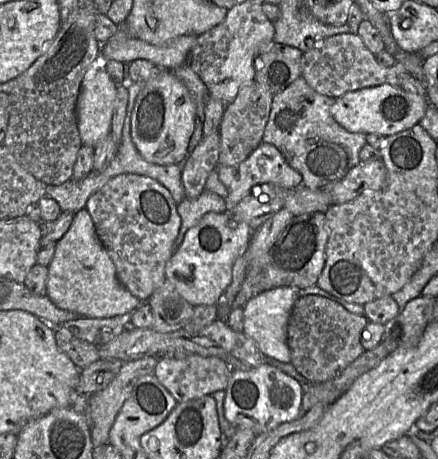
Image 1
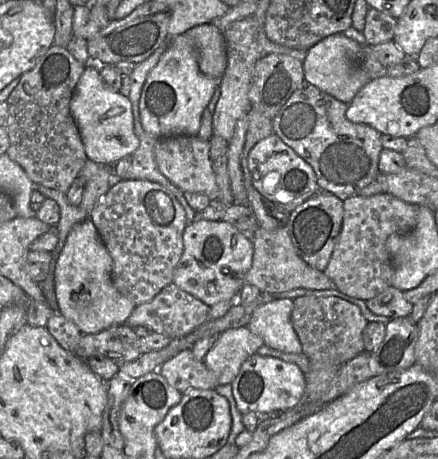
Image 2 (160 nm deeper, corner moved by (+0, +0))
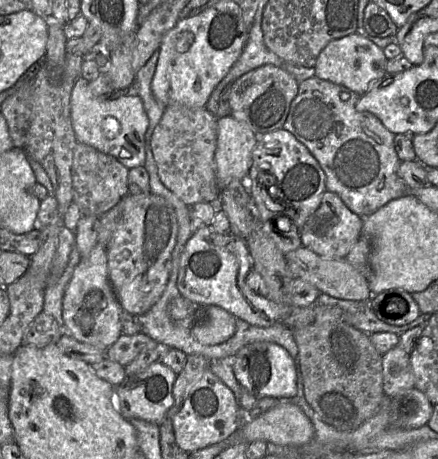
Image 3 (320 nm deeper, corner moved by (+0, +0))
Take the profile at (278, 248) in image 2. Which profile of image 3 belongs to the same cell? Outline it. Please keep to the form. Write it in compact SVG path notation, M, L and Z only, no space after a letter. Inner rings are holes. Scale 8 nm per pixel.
M304 247L291 251L284 256L293 279L309 282L323 294L339 299L366 302L372 297L368 285L368 276L355 269L345 258L326 259Z

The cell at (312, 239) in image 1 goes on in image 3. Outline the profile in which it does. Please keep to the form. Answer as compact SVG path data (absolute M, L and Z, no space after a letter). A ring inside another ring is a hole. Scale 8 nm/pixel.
M325 191L319 208L307 219L300 230L300 239L304 248L326 259L344 259L350 252L363 227L363 218L353 213L341 198Z

